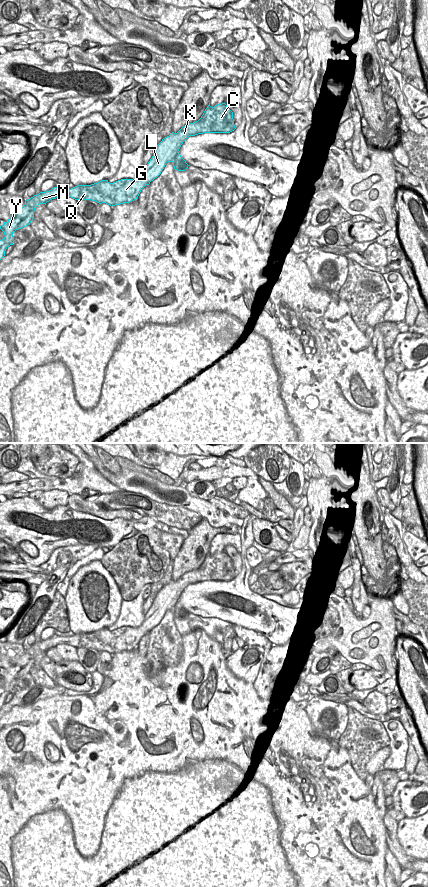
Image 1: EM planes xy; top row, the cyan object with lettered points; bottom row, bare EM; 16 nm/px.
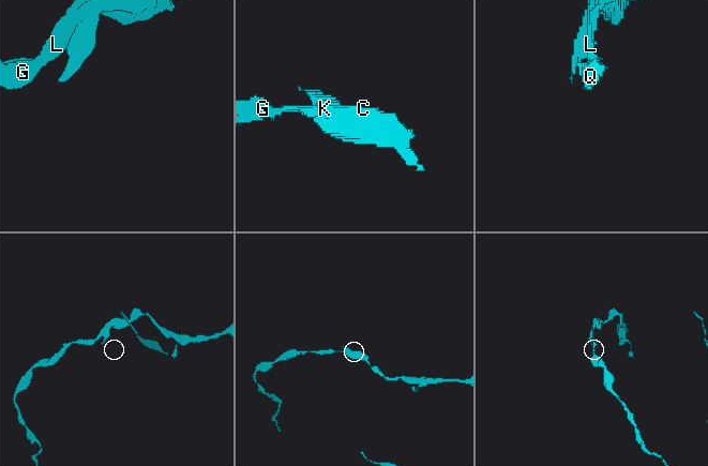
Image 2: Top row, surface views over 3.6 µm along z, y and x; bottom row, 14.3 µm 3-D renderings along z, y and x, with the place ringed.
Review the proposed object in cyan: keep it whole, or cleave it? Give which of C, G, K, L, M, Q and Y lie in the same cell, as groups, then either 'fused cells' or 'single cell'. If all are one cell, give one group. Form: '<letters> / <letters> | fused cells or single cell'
C G K L M Q Y | single cell

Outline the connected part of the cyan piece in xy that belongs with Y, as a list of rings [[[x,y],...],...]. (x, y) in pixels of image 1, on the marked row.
[[[209,103],[198,121],[186,124],[177,133],[172,132],[162,139],[139,179],[121,179],[113,183],[102,180],[91,185],[78,185],[71,189],[54,187],[25,200],[25,205],[21,210],[12,210],[8,221],[0,226],[5,235],[0,240],[0,260],[5,256],[6,249],[14,243],[13,233],[30,225],[34,219],[35,208],[39,204],[46,205],[58,196],[67,196],[75,200],[92,200],[99,204],[106,203],[111,207],[130,203],[137,199],[146,185],[161,174],[167,162],[172,162],[174,169],[178,171],[185,171],[190,166],[178,153],[189,136],[203,133],[230,133],[235,129],[233,112],[227,105],[222,103],[211,107]]]

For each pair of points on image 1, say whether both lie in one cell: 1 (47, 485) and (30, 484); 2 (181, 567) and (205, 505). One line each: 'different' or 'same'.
1: same
2: different

